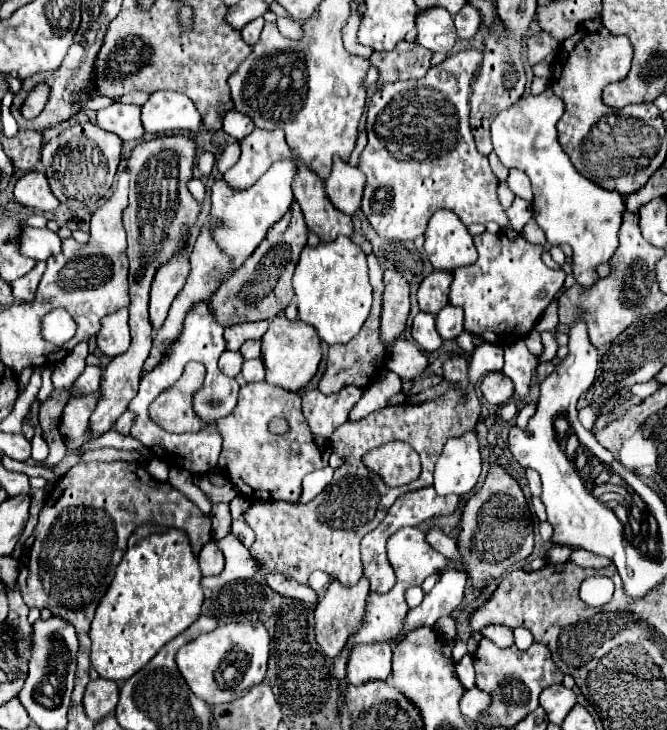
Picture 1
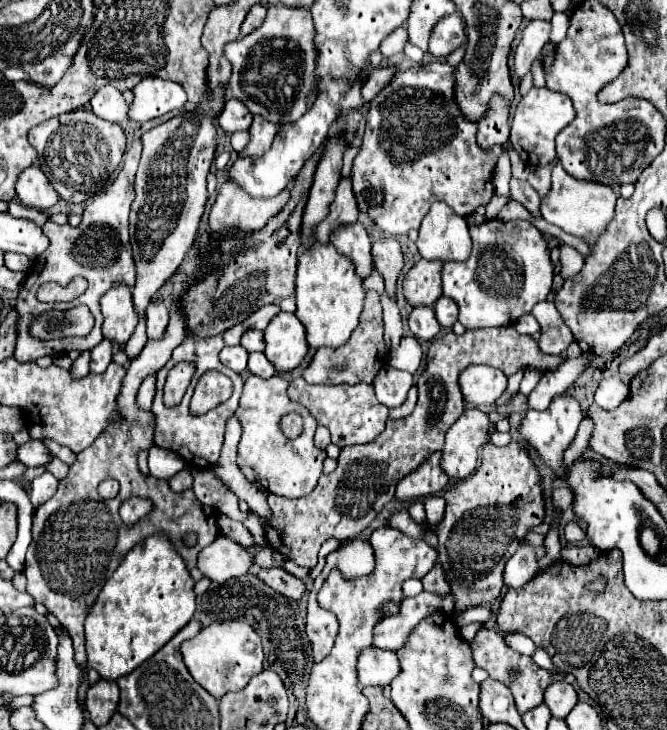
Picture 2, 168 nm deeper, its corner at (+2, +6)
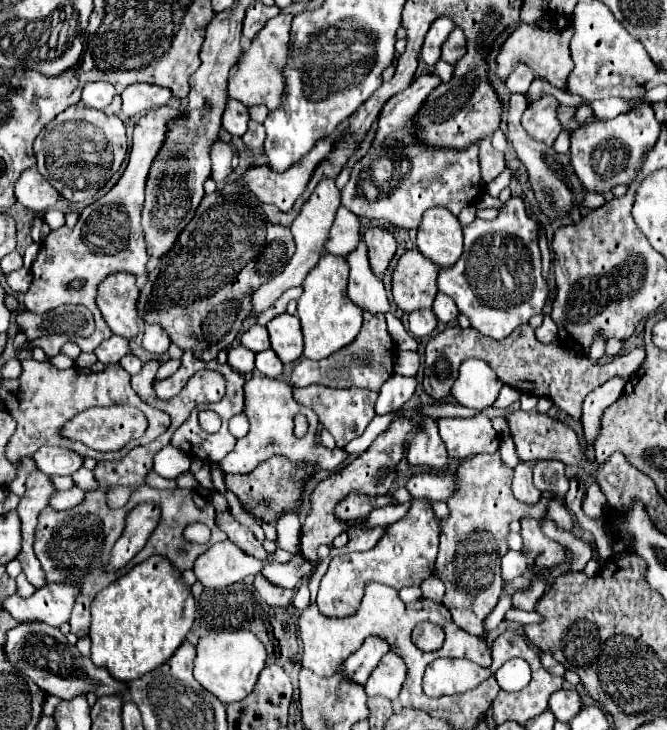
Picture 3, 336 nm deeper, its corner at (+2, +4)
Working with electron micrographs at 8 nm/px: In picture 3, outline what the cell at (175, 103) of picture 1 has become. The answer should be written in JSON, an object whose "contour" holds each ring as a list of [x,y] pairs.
{"contour":[[[130,84],[122,92],[122,114],[128,118],[146,114],[154,108],[168,106],[172,100],[172,90],[156,84]]]}

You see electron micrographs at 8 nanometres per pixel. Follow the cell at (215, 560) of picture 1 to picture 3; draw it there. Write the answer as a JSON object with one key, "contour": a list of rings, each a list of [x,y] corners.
{"contour":[[[226,540],[214,544],[202,556],[198,556],[198,560],[194,562],[194,572],[202,586],[224,588],[244,580],[246,576],[256,576],[270,562],[288,562],[290,558],[292,554],[288,554],[286,550],[276,550],[274,554],[268,554],[266,560],[256,560],[242,552],[236,544]]]}

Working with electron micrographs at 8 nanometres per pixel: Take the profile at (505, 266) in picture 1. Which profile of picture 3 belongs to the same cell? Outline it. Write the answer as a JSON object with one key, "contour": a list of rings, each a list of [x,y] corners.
{"contour":[[[510,198],[496,220],[484,222],[476,218],[464,228],[464,254],[454,266],[440,270],[438,290],[456,302],[460,314],[464,314],[470,320],[470,328],[494,340],[506,338],[516,326],[528,322],[530,316],[542,312],[542,306],[548,296],[548,286],[540,270],[538,230],[534,220],[528,218],[524,202],[520,198]]]}

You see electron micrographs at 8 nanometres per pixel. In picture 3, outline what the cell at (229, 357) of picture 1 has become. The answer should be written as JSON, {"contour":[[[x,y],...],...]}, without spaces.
{"contour":[[[232,346],[228,350],[228,364],[240,374],[248,374],[254,370],[254,352],[244,346]]]}

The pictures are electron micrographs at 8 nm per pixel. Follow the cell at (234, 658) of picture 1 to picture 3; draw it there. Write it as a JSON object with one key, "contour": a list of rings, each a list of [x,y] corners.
{"contour":[[[230,630],[220,634],[206,634],[196,644],[194,678],[212,692],[222,704],[238,702],[246,698],[266,664],[264,644],[248,630]]]}

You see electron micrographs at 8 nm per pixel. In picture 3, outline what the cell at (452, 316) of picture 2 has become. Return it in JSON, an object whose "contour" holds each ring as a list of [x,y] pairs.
{"contour":[[[438,294],[436,300],[434,300],[434,306],[432,306],[436,318],[444,324],[450,324],[458,318],[458,308],[454,304],[454,300],[450,296],[444,296],[444,294]]]}

